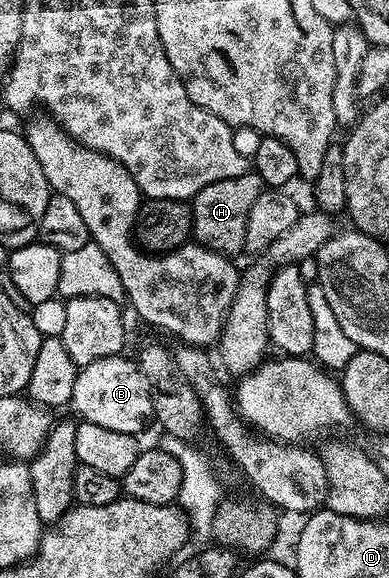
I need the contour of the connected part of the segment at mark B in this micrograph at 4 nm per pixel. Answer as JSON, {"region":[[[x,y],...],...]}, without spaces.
{"region":[[[112,355],[89,362],[78,370],[72,393],[72,408],[84,422],[102,425],[129,434],[140,434],[143,425],[152,420],[149,388],[138,364],[125,355]]]}

